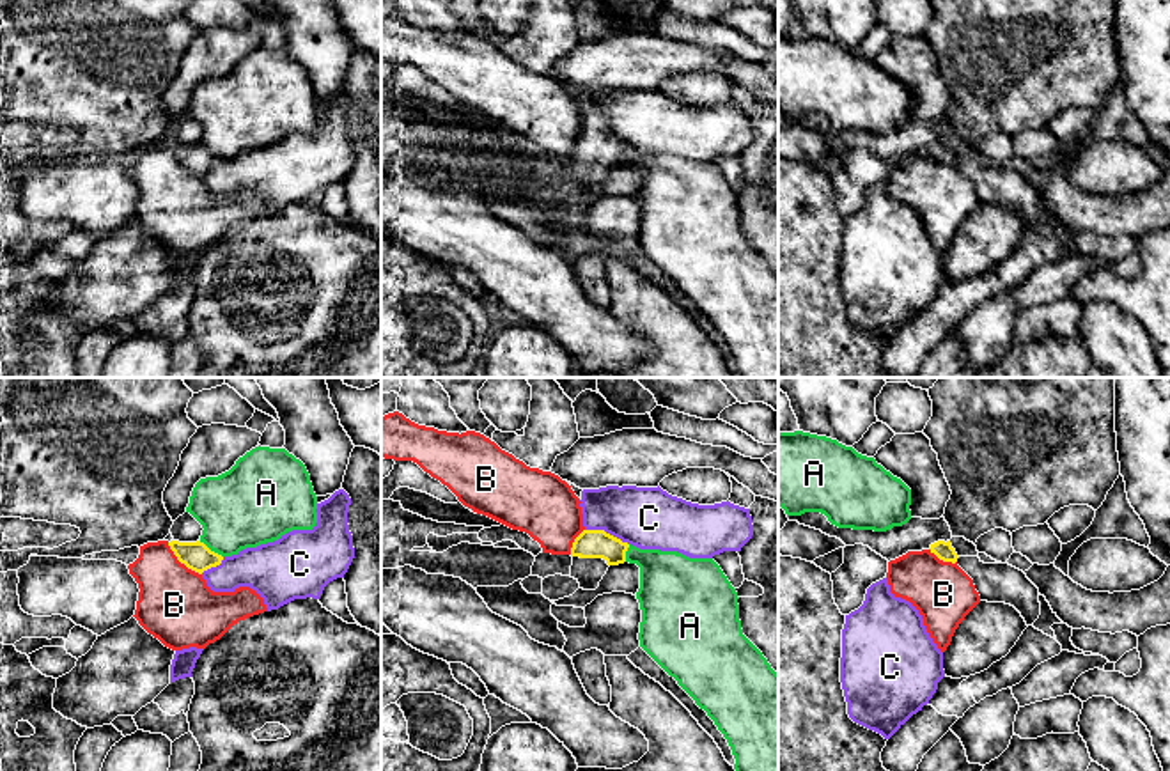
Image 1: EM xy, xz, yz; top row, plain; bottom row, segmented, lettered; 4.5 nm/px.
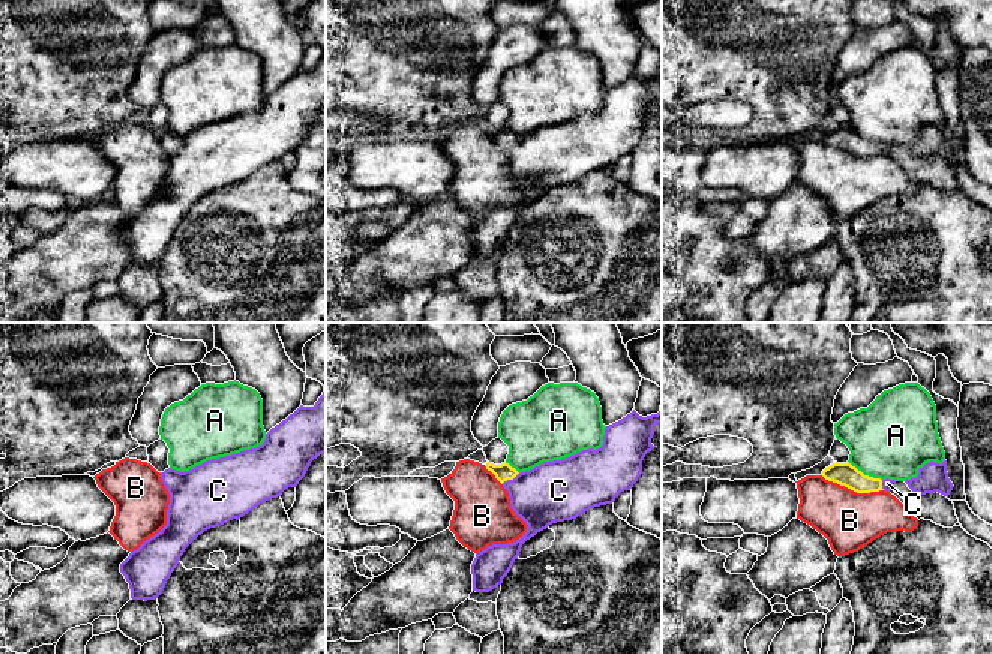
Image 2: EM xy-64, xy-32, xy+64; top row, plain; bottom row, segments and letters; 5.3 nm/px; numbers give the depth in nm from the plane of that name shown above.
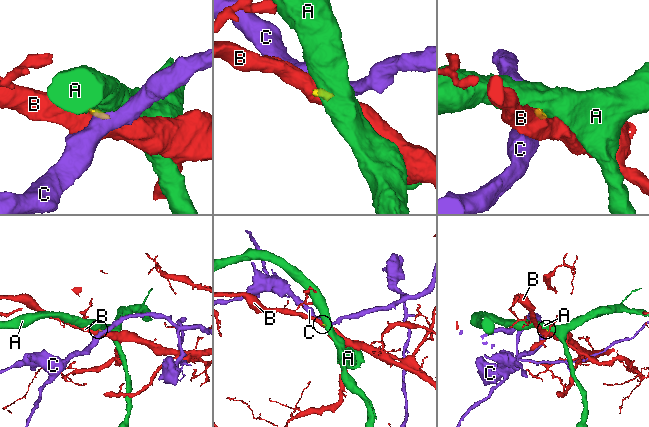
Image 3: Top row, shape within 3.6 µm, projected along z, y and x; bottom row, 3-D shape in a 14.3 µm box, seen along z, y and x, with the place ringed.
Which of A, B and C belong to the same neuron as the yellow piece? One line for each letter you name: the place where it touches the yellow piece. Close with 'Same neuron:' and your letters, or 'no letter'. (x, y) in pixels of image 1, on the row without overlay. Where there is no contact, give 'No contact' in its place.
C: Touches yellow at xz (605, 135)
Same neuron: C

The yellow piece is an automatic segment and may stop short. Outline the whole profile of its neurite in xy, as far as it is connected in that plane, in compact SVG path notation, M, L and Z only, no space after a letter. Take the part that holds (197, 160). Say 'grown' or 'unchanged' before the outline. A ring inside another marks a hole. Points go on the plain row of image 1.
grown; M339 92L317 106L317 126L312 133L292 133L278 144L232 160L222 160L200 144L170 144L168 149L213 195L250 190L271 214L294 202L319 202L330 184L344 181L355 161L349 108L349 97Z

